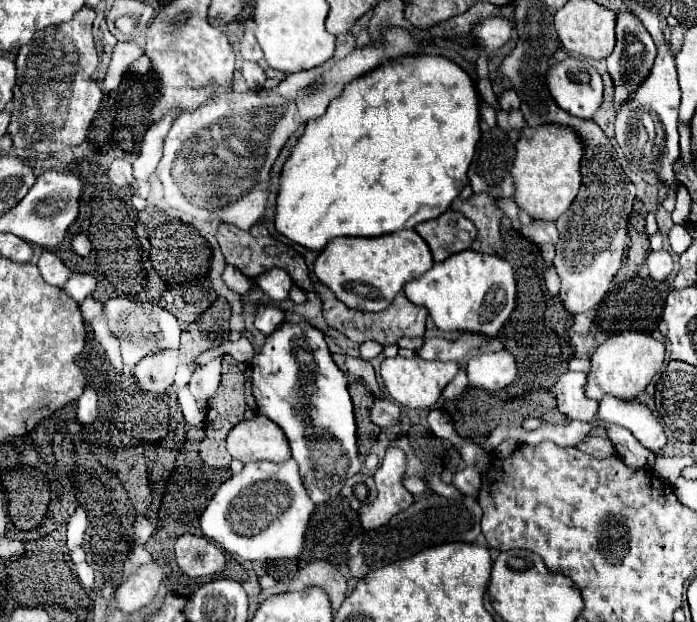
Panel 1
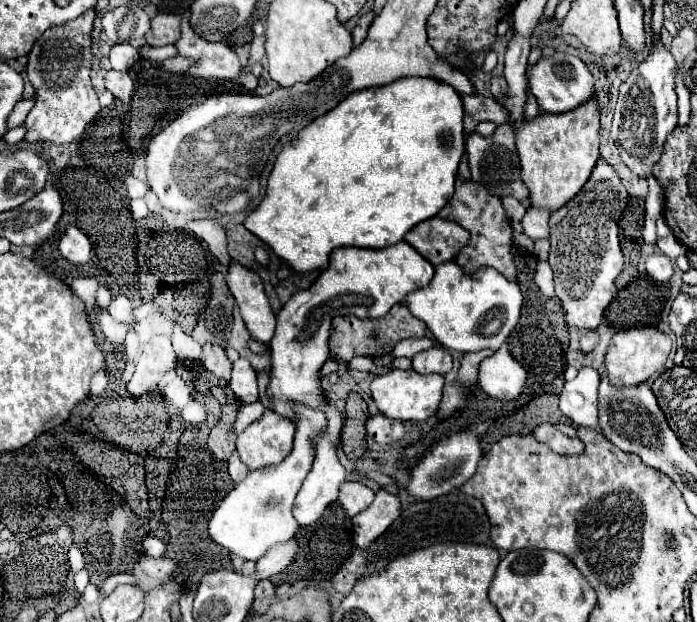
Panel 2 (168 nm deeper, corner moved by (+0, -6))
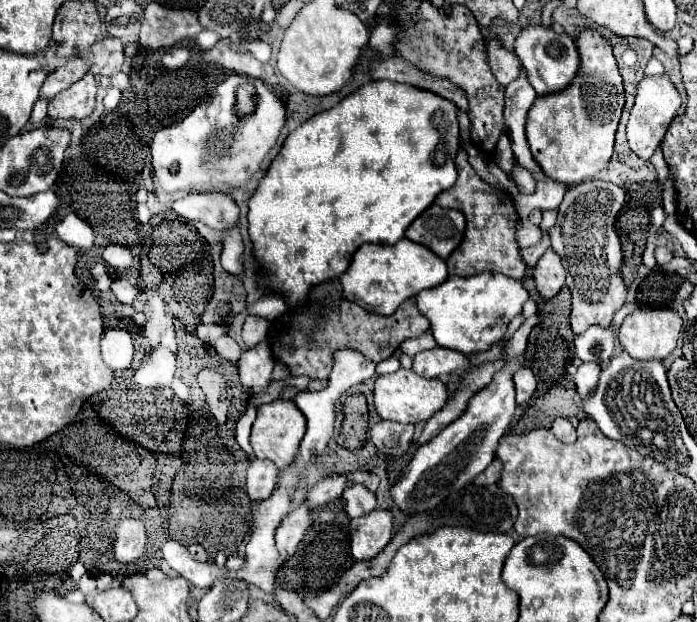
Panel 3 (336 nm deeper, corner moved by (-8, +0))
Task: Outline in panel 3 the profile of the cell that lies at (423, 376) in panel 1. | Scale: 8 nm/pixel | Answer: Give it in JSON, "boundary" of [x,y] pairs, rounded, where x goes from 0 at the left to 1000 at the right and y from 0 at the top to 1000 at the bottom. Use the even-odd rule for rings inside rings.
{"boundary":[[[574,592],[565,601],[542,605],[539,621],[537,621],[537,653],[539,653],[539,666],[548,675],[582,678],[582,682],[611,678],[623,662],[637,656],[637,650],[640,650],[640,621],[626,608],[623,611],[605,608],[594,601],[594,595]]]}

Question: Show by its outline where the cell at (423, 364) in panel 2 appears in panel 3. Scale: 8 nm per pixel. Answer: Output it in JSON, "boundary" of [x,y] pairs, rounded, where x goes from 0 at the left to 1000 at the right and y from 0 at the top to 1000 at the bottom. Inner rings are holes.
{"boundary":[[[631,556],[620,563],[600,566],[594,572],[591,595],[608,608],[628,608],[631,601],[646,601],[657,592],[669,592],[674,579],[654,563],[634,563]]]}

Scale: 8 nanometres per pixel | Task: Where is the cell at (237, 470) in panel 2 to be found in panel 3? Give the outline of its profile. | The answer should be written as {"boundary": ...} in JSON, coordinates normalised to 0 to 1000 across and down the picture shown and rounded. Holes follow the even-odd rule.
{"boundary":[[[359,740],[356,797],[359,804],[382,804],[396,785],[396,749],[387,740]]]}

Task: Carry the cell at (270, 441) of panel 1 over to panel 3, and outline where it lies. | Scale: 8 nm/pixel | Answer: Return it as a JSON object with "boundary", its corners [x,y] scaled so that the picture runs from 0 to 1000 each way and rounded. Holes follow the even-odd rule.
{"boundary":[[[393,643],[390,650],[379,650],[370,656],[367,675],[362,682],[359,714],[367,723],[367,733],[390,740],[399,749],[399,756],[410,756],[428,730],[436,695],[439,695],[439,672],[428,659],[428,653],[419,643]]]}

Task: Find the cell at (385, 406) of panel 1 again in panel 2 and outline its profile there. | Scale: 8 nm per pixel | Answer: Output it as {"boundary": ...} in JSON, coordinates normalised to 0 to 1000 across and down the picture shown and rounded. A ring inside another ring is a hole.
{"boundary":[[[548,666],[531,669],[525,678],[525,691],[542,714],[562,714],[562,711],[574,707],[582,695],[582,688],[574,675],[565,675],[565,672],[557,672]]]}

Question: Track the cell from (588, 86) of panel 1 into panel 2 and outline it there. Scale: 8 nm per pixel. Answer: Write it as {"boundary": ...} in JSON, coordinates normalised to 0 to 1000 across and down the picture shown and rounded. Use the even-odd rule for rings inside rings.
{"boundary":[[[798,84],[789,93],[775,93],[772,103],[758,116],[758,122],[760,122],[760,145],[780,180],[789,183],[818,180],[852,158],[852,125],[844,106],[829,90]]]}

